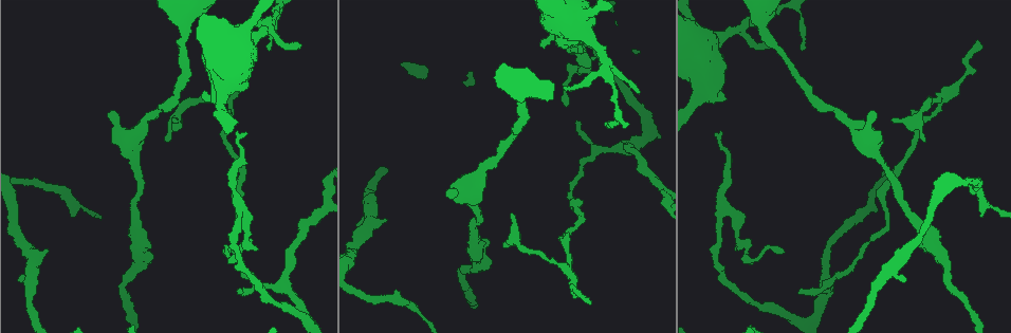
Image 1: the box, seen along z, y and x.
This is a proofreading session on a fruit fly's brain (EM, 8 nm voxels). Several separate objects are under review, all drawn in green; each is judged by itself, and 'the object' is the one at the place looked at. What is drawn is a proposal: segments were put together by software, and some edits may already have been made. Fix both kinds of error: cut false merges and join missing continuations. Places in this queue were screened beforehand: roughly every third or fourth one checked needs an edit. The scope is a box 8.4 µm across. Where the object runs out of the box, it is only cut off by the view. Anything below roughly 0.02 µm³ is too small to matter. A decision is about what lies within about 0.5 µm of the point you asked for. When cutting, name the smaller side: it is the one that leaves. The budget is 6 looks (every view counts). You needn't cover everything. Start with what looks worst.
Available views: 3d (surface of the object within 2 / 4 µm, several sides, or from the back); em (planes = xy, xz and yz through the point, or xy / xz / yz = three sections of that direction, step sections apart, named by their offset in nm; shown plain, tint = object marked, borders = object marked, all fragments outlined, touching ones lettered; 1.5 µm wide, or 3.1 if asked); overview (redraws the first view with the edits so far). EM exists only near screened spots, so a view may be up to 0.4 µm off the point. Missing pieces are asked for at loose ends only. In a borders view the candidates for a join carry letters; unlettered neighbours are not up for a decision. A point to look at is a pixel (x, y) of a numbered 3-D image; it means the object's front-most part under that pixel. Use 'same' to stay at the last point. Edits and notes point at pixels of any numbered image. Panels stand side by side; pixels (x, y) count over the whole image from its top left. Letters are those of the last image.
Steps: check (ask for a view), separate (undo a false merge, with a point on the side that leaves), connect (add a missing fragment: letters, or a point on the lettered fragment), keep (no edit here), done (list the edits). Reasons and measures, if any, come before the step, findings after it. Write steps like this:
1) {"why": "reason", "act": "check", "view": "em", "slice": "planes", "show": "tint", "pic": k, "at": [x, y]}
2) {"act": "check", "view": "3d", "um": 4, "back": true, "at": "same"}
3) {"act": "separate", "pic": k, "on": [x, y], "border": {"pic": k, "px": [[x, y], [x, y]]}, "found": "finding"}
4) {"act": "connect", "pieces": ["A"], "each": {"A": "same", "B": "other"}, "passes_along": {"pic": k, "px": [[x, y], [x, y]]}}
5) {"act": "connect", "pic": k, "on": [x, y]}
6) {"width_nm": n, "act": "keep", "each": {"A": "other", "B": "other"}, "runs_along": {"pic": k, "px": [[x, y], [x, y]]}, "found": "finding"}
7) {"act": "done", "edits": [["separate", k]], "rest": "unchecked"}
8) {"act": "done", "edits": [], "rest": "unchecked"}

{"act": "check", "view": "em", "slice": "xz", "step": 8, "show": "tint", "pic": 1, "at": [923, 139]}

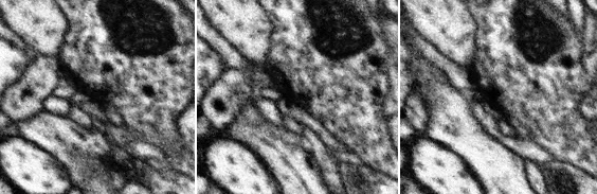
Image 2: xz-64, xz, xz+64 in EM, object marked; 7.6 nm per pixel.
{"why": "another direction", "act": "check", "view": "em", "slice": "planes", "show": "borders", "at": "same"}

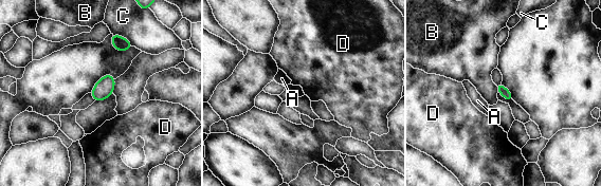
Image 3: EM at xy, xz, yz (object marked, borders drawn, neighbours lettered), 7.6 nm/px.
{"longest_contact_nm": ["C", 190], "act": "keep", "each": {"A": "other", "B": "other", "C": "other", "D": "other"}, "border": {"pic": 3, "px": [[494, 85], [498, 92]]}, "found": "none of them fits"}

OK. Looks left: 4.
{"why": "abrupt turn", "act": "check", "view": "3d", "um": 4, "pic": 1, "at": [887, 225]}

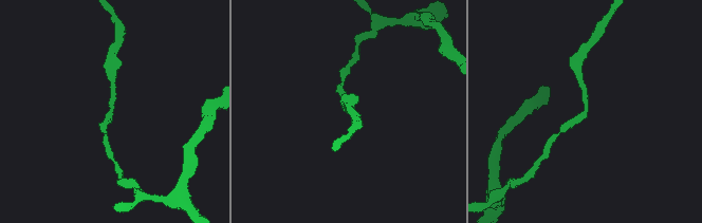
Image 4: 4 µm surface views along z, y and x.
{"act": "check", "view": "em", "slice": "xy", "step": 4, "show": "borders", "pic": 4, "at": [586, 105]}

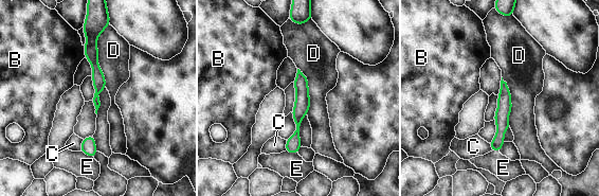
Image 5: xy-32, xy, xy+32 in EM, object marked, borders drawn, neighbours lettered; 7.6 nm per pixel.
{"width_nm": 60, "act": "keep", "each": {"B": "other", "C": "other", "D": "other", "E": "other"}, "found": "one neuron here"}

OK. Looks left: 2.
{"why": "calibre changes", "act": "check", "view": "em", "slice": "planes", "show": "borders", "pic": 1, "at": [740, 239]}

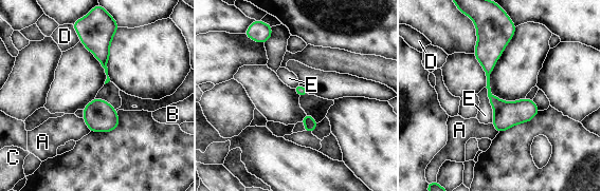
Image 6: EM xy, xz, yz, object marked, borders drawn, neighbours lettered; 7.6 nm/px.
{"longest_contact_nm": ["E", 280], "act": "keep", "each": {"A": "other", "B": "other", "C": "other", "D": "other", "E": "other"}, "border": {"pic": 6, "px": [[486, 87], [492, 122]]}, "found": "continuous, no second neuron"}

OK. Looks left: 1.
{"act": "done", "edits": [], "rest": "unchecked"}

